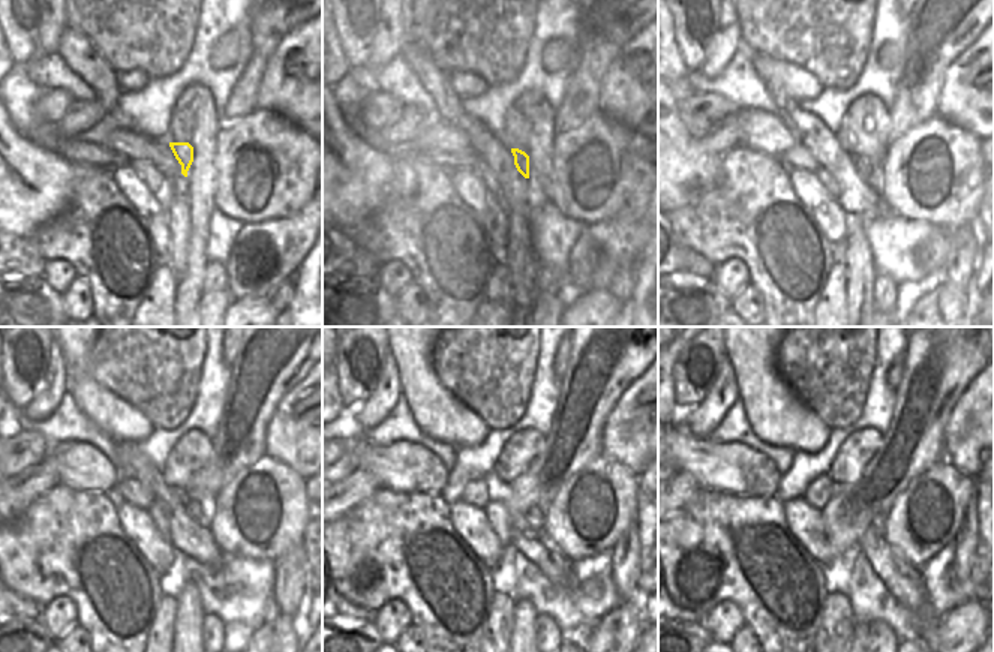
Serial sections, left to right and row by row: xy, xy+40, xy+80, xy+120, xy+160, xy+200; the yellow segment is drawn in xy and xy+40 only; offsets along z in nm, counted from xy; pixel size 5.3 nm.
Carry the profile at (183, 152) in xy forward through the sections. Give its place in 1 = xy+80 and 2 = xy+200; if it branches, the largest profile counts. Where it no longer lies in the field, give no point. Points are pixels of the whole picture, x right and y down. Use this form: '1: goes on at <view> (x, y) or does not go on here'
1: goes on at xy+80 (862, 167)
2: goes on at xy+200 (879, 523)

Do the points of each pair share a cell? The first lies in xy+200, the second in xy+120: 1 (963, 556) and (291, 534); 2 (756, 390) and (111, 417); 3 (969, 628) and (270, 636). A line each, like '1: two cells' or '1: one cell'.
1: two cells
2: one cell
3: one cell

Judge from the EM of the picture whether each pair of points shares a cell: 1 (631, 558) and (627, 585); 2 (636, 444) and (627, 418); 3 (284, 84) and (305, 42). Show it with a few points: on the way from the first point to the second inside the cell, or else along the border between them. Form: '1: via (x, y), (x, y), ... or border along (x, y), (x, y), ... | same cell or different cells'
1: via (627, 564), (627, 579) | same cell
2: via (636, 438), (636, 427), (633, 424) | same cell
3: via (282, 71), (282, 57), (291, 47) | same cell

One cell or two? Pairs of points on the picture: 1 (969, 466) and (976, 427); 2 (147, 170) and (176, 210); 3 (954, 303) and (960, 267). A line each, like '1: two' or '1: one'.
1: one
2: two
3: two

